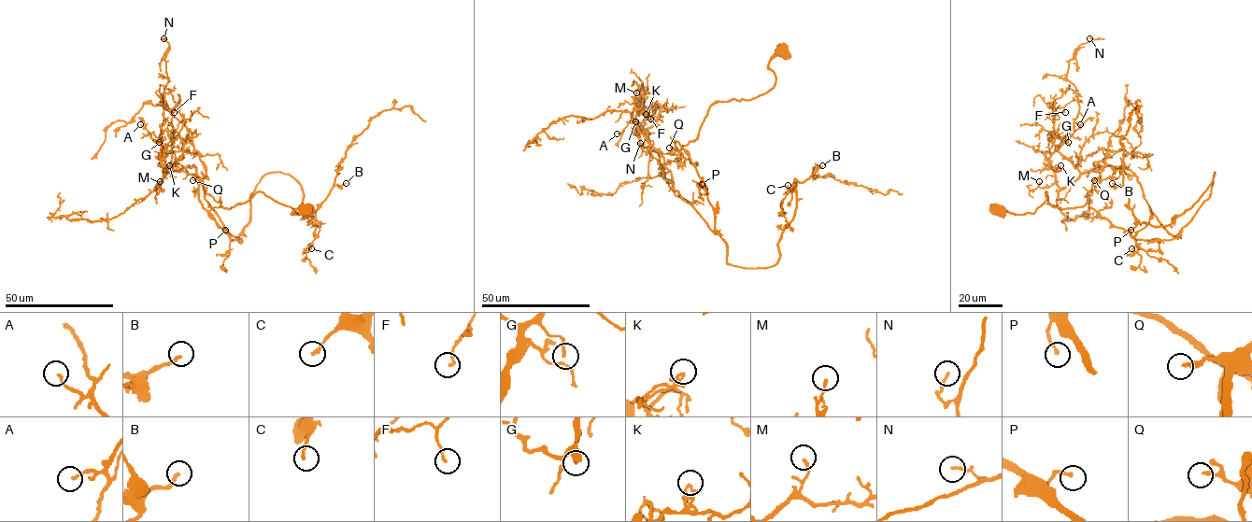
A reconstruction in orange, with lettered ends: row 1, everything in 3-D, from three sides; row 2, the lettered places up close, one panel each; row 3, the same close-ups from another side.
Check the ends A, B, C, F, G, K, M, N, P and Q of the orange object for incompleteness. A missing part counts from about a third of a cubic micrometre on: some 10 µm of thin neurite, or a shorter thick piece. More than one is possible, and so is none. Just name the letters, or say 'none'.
B

